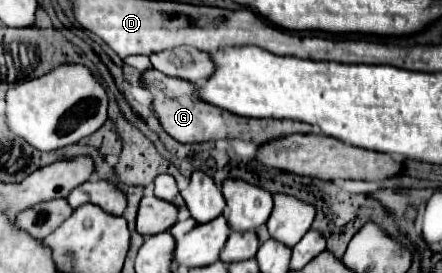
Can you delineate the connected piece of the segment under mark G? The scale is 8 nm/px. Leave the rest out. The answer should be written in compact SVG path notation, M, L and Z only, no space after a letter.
M149 68L141 72L141 82L147 90L153 94L153 110L163 126L163 130L175 138L177 142L209 142L219 138L241 138L253 144L263 144L265 140L273 140L275 136L289 136L295 132L311 132L309 124L293 122L293 120L273 120L273 118L243 118L231 112L225 112L221 108L213 108L211 104L205 104L203 100L197 100L195 86L187 80L169 78L155 68Z

